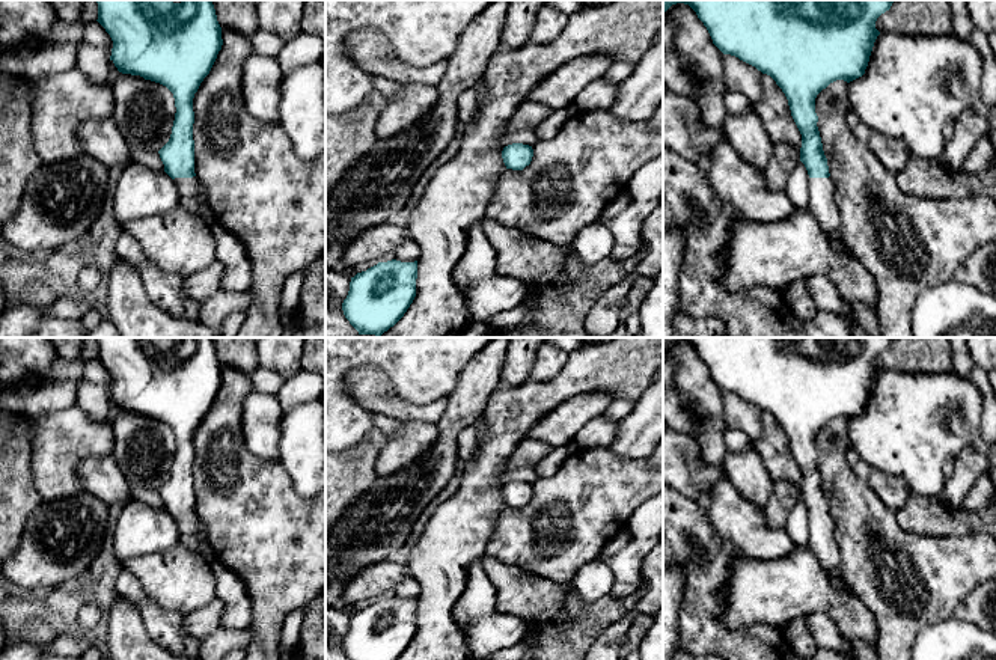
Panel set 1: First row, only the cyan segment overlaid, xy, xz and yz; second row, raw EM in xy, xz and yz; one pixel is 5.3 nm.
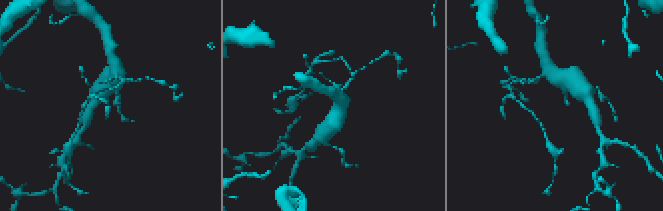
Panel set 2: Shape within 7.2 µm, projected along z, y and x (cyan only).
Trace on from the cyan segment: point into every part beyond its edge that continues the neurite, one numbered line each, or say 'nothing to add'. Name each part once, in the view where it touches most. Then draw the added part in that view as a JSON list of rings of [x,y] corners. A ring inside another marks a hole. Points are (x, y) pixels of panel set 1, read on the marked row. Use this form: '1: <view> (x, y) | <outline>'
1: xy (187, 189) | [[[175,178],[175,185],[179,194],[179,206],[185,209],[188,214],[196,217],[199,222],[206,226],[212,226],[212,220],[202,218],[202,203],[199,200],[199,179],[193,178]]]

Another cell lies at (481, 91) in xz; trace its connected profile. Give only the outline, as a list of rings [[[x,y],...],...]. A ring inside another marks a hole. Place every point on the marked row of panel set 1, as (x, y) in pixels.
[[[482,77],[479,78],[478,84],[473,89],[478,93],[478,108],[476,108],[476,113],[473,115],[473,118],[466,125],[458,127],[458,131],[455,136],[458,140],[461,140],[464,131],[475,122],[475,119],[479,115],[479,110],[482,108],[482,104],[485,101],[487,89],[482,86]]]

